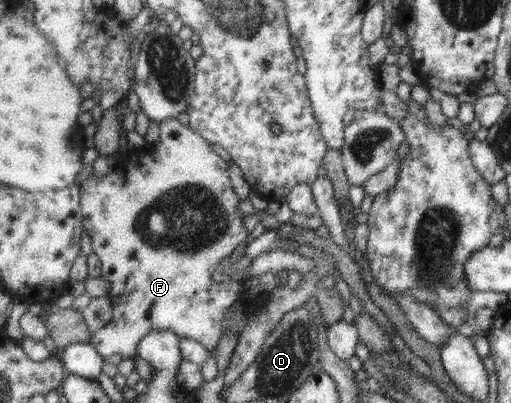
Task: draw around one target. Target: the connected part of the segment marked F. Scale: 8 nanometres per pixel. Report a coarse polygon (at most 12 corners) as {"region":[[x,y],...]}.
{"region":[[176,117],[80,184],[104,358],[222,338],[250,239],[229,163]]}

